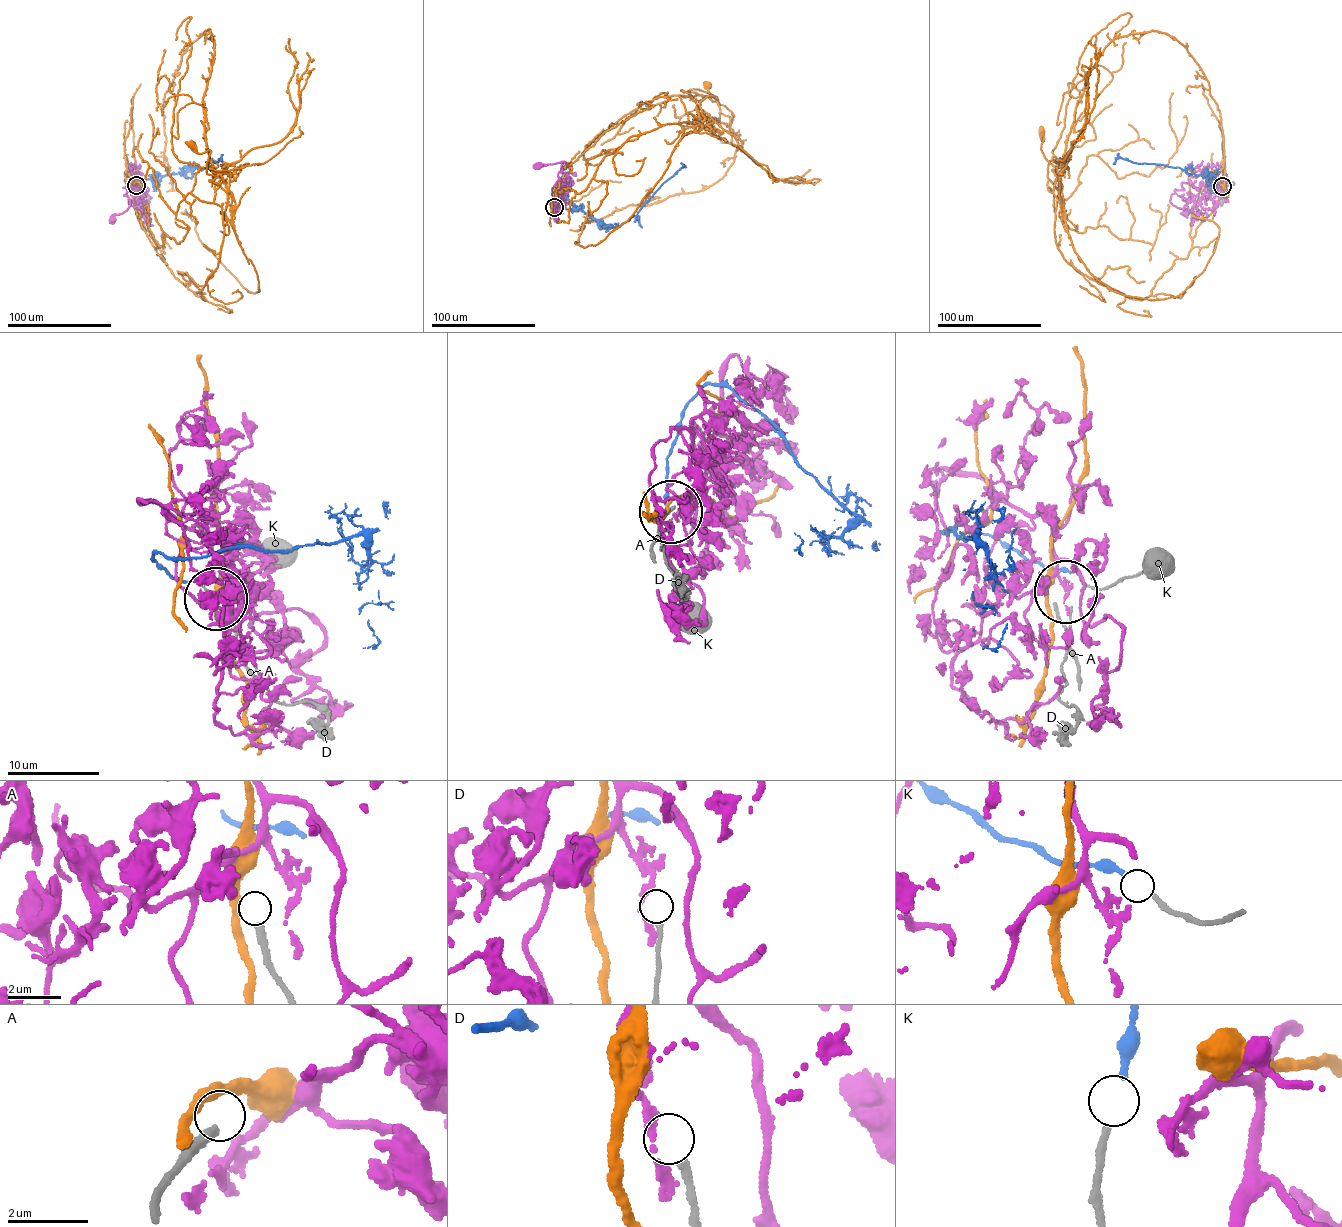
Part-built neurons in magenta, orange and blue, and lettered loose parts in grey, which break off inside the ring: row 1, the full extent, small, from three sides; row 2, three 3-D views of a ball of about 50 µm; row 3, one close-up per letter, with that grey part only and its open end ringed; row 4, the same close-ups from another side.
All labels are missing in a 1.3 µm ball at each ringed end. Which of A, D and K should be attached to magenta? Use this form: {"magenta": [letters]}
{"magenta": ["D"]}

